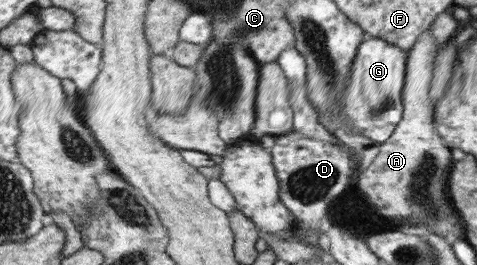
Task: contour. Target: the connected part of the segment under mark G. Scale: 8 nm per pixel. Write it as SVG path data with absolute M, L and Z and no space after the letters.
M365 37L358 46L351 63L351 73L344 92L338 100L338 113L350 119L354 131L362 131L366 139L381 144L392 137L394 129L401 121L403 105L401 93L405 78L407 52L378 37Z

